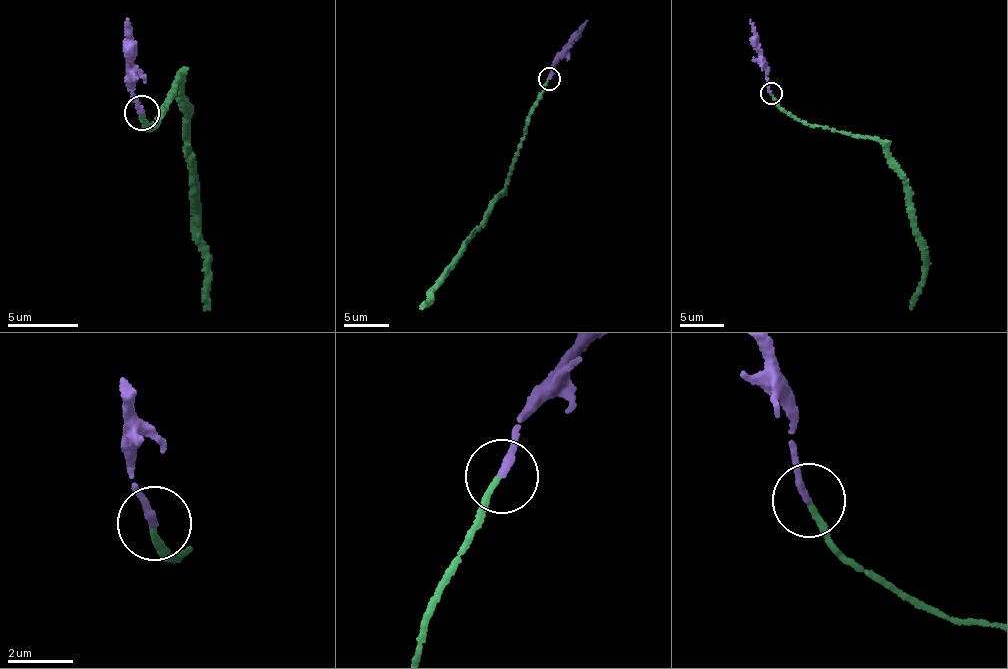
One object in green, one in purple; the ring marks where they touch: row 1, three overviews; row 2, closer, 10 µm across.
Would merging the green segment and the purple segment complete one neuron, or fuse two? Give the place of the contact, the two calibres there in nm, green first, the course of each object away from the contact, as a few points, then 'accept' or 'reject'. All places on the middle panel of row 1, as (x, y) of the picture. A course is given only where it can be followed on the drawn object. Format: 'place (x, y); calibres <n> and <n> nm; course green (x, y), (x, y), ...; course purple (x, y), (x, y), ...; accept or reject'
place (549, 79); calibres 180 and 200 nm; course green (548, 78), (529, 117), (508, 184), (464, 242), (436, 288), (420, 306); course purple (548, 78), (587, 21); accept

